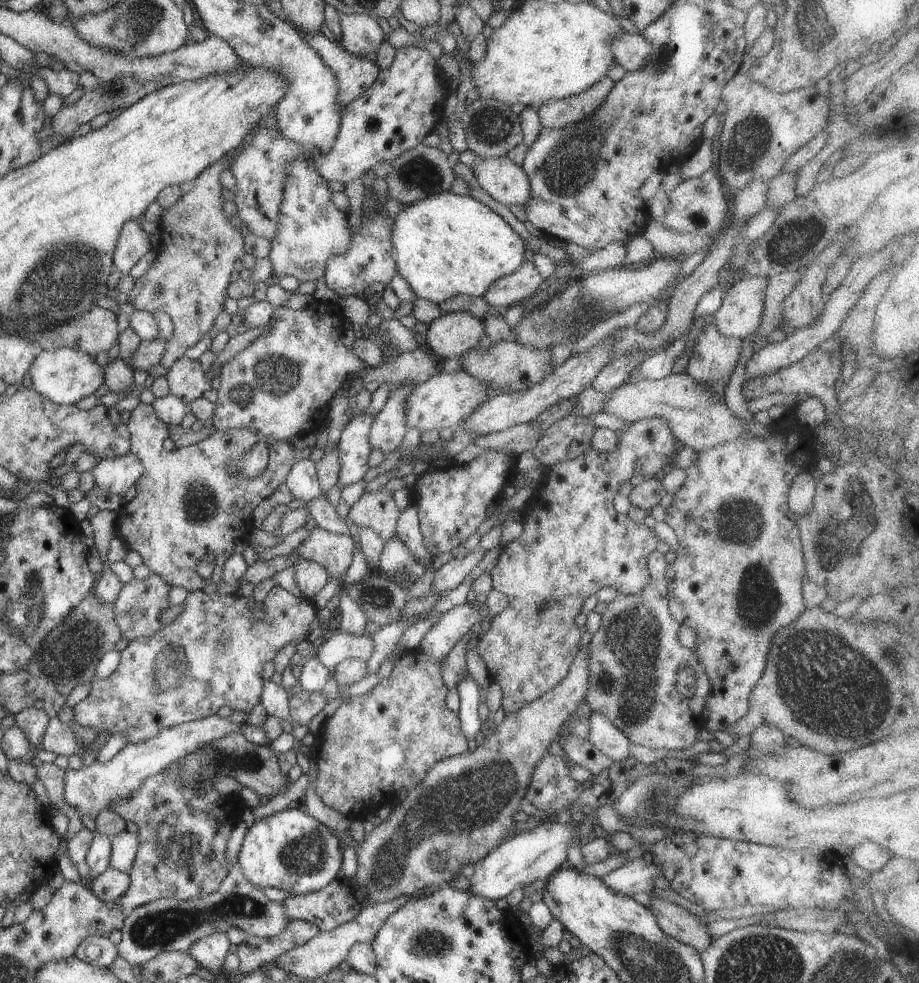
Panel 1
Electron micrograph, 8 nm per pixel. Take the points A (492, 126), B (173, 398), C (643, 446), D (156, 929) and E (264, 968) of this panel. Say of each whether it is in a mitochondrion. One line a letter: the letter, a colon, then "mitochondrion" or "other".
A: mitochondrion
B: other
C: mitochondrion
D: mitochondrion
E: other

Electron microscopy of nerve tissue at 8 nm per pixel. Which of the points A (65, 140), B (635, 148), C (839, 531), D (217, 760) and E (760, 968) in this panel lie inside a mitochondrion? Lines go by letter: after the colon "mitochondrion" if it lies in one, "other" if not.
A: other
B: mitochondrion
C: mitochondrion
D: mitochondrion
E: mitochondrion

